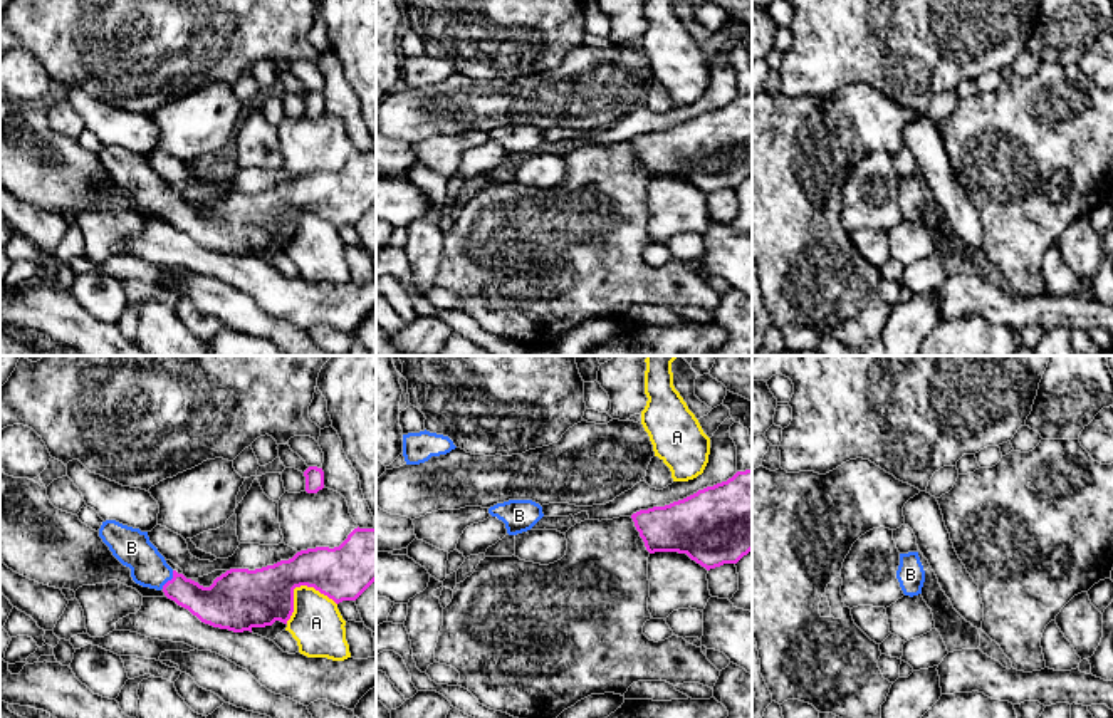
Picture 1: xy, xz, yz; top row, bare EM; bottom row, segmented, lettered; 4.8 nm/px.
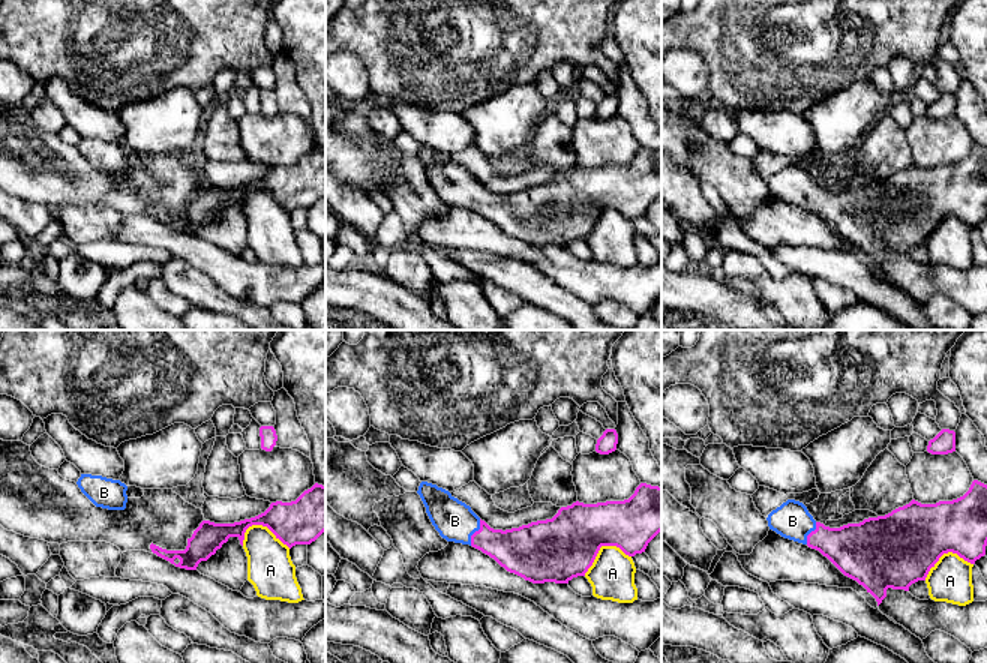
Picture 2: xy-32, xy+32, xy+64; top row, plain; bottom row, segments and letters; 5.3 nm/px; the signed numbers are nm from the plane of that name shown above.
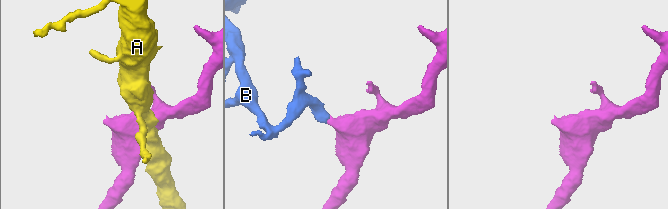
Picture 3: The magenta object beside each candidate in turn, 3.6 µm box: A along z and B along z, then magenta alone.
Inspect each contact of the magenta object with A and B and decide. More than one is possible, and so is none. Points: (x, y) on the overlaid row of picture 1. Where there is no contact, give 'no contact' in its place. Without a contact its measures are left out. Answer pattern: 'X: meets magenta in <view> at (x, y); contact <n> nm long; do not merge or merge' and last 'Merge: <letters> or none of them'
A: meets magenta in xy at (297, 586); contact 260 nm long; do not merge
B: meets magenta in xy at (172, 579); contact 110 nm long; merge
Merge: B

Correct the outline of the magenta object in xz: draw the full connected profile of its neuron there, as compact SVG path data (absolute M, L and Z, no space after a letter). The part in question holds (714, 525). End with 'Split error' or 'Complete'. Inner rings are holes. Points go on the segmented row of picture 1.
M752 468L631 518L650 554L687 554L707 570L737 564L752 550Z. Complete

